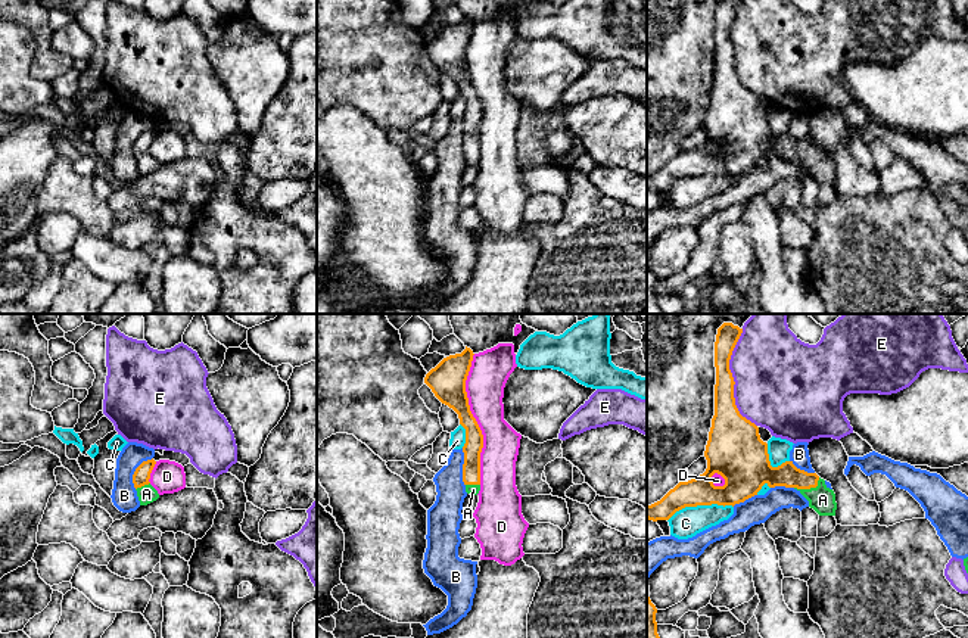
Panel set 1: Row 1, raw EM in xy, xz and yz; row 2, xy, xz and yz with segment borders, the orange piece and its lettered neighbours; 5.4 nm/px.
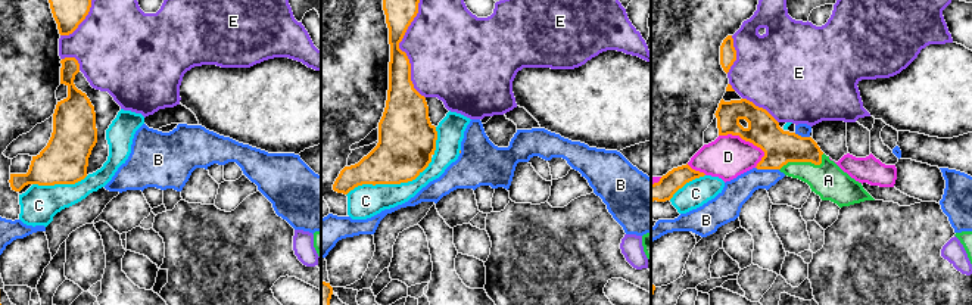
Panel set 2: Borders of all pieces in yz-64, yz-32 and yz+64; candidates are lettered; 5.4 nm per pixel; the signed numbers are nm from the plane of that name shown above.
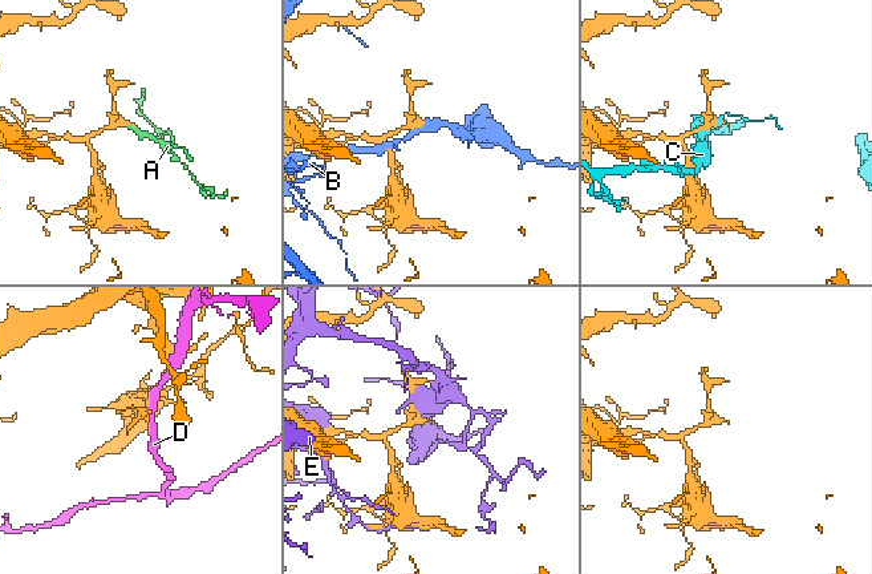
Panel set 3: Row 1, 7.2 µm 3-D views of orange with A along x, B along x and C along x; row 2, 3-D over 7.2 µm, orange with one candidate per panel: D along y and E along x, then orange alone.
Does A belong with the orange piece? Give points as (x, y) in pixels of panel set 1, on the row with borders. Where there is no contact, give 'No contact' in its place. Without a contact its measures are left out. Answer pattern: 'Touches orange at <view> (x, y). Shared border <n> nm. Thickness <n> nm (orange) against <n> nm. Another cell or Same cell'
Touches orange at yz (809, 488). Shared border 160 nm. Thickness 130 nm (orange) against 140 nm. Same cell

